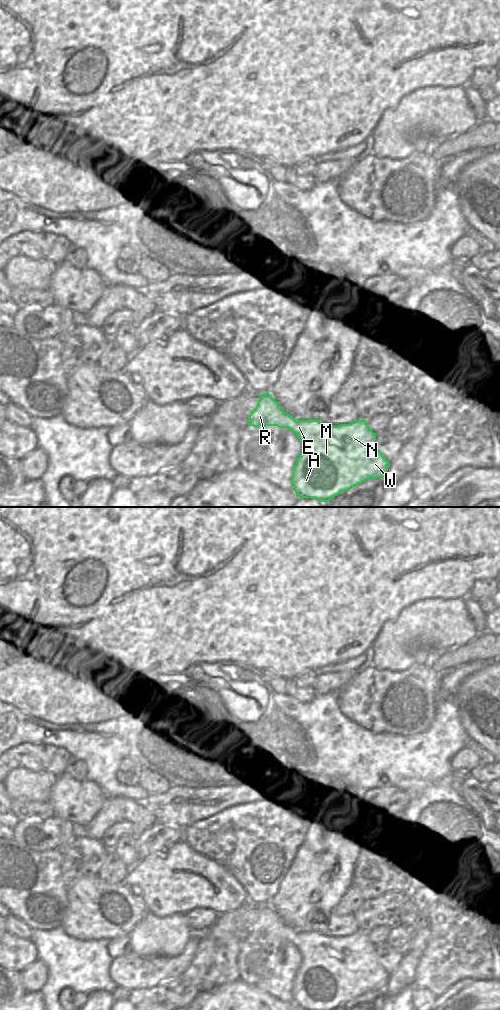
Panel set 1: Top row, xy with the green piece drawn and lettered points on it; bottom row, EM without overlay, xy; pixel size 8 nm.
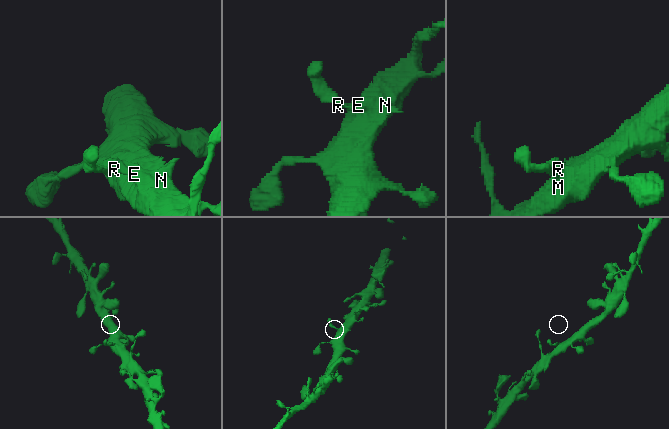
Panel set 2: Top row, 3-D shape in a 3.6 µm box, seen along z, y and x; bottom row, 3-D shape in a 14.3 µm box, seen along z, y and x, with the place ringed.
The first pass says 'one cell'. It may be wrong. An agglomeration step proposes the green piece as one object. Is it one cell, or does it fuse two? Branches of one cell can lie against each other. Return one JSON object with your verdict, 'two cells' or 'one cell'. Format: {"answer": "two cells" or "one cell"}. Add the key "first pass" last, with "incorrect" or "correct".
{"answer": "one cell", "first pass": "correct"}

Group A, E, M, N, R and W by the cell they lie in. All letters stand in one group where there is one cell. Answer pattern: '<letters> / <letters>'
A E M N R W

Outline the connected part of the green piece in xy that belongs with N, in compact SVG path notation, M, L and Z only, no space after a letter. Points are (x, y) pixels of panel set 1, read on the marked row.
M268 393L260 395L256 407L248 417L248 426L277 426L291 430L302 443L302 451L292 471L292 487L299 498L313 498L328 502L335 496L371 479L384 478L390 462L382 455L376 445L376 434L368 427L366 420L357 420L351 424L333 426L318 420L295 420L287 414L278 402Z

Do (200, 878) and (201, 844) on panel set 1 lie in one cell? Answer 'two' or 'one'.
two

